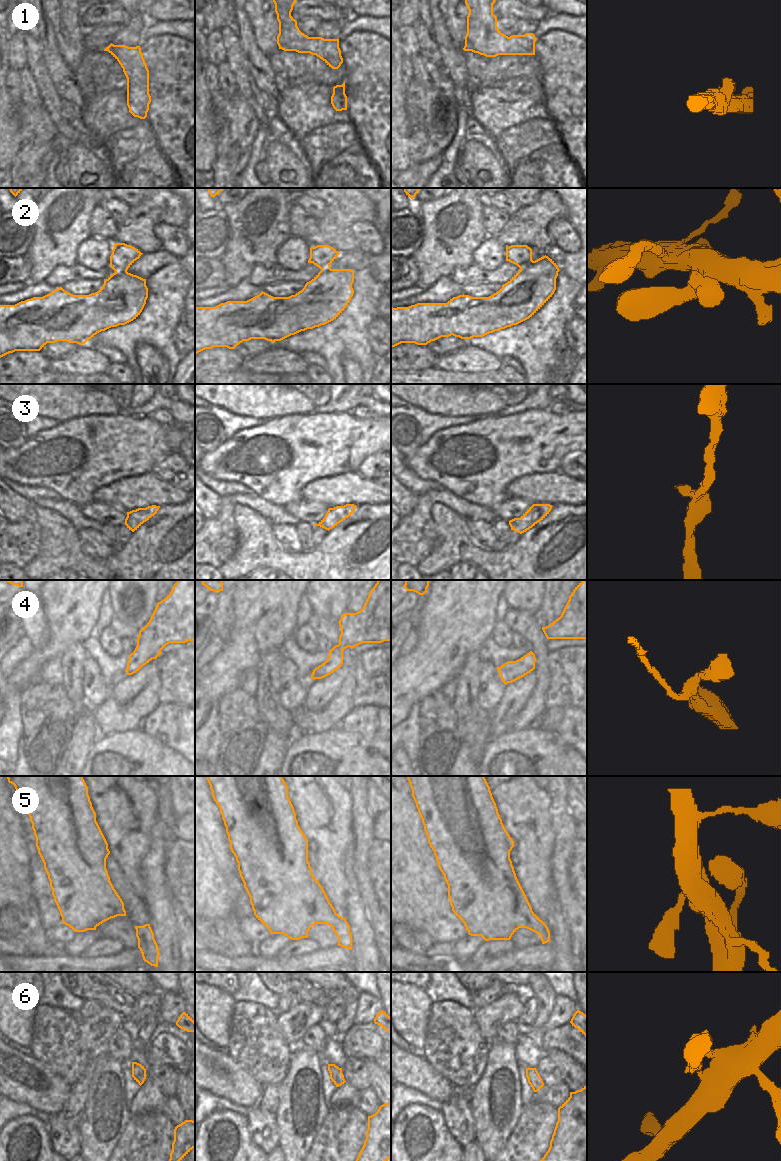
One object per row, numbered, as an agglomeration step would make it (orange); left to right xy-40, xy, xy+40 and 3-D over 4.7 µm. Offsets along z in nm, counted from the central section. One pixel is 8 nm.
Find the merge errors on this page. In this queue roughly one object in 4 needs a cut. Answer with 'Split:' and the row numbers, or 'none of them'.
Split: none of them

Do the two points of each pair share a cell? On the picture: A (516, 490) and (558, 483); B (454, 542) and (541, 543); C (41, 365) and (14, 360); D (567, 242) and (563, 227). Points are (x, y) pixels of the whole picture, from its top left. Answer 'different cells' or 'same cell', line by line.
A: same cell
B: same cell
C: same cell
D: same cell

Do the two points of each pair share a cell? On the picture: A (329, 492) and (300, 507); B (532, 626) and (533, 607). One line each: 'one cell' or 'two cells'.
A: two cells
B: two cells

